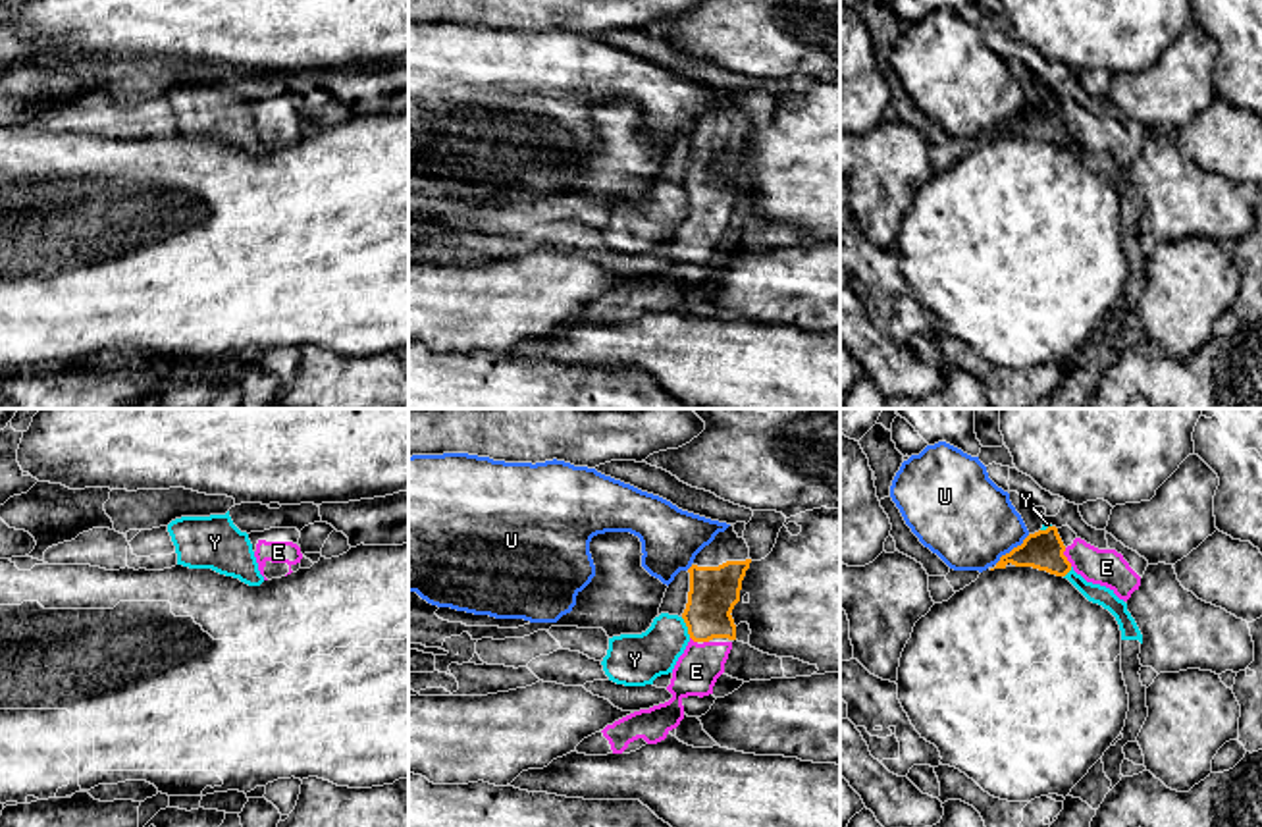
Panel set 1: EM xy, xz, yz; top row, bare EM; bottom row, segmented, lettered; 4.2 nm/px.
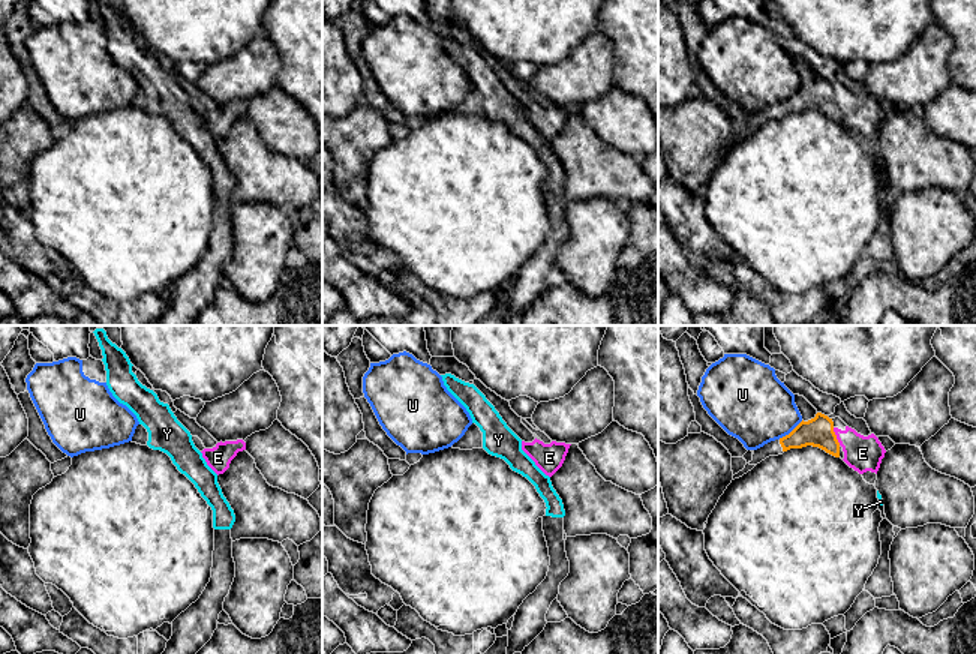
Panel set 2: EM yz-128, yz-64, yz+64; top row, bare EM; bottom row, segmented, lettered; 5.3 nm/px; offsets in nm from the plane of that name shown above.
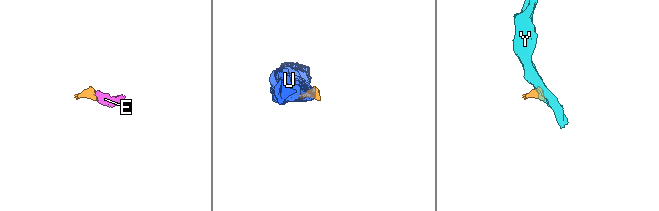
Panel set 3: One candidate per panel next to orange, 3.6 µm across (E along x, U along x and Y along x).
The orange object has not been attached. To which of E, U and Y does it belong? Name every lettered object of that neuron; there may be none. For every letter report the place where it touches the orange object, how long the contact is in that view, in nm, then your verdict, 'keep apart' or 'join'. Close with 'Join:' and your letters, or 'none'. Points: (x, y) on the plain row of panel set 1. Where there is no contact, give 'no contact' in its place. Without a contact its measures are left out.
E: contact yz (1066, 126); length 90 nm; join
U: contact yz (1014, 116); length 200 nm; keep apart
Y: contact xz (686, 193); length 100 nm; keep apart
Join: E

